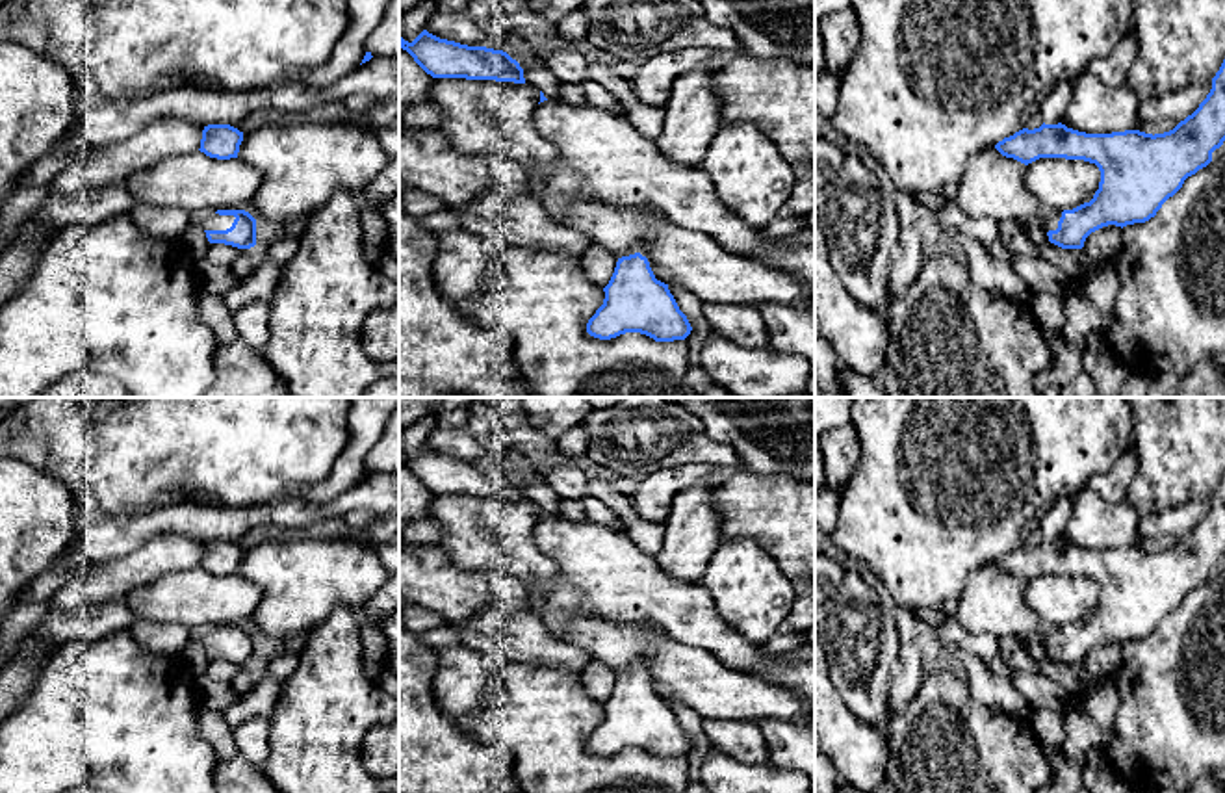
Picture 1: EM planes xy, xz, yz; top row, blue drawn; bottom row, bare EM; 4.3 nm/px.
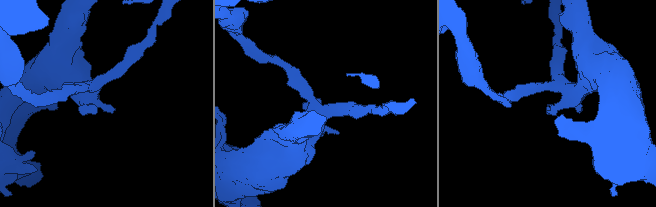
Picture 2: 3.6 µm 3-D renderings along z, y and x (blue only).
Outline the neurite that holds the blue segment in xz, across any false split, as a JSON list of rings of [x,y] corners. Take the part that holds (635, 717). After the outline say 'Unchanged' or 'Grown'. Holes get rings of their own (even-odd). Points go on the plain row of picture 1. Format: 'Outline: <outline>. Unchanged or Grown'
Outline: [[[640,669],[618,674],[603,708],[603,721],[587,739],[587,748],[594,754],[640,748],[655,758],[674,758],[685,756],[692,747],[668,700],[655,695]]]. Unchanged

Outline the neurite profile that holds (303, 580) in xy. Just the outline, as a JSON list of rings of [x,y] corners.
[[[306,537],[245,548],[238,574],[262,589],[249,630],[290,641],[321,626],[338,605],[362,607],[392,572],[368,542]]]

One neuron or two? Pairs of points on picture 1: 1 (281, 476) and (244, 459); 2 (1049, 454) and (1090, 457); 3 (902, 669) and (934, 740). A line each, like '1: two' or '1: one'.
1: one
2: one
3: two

